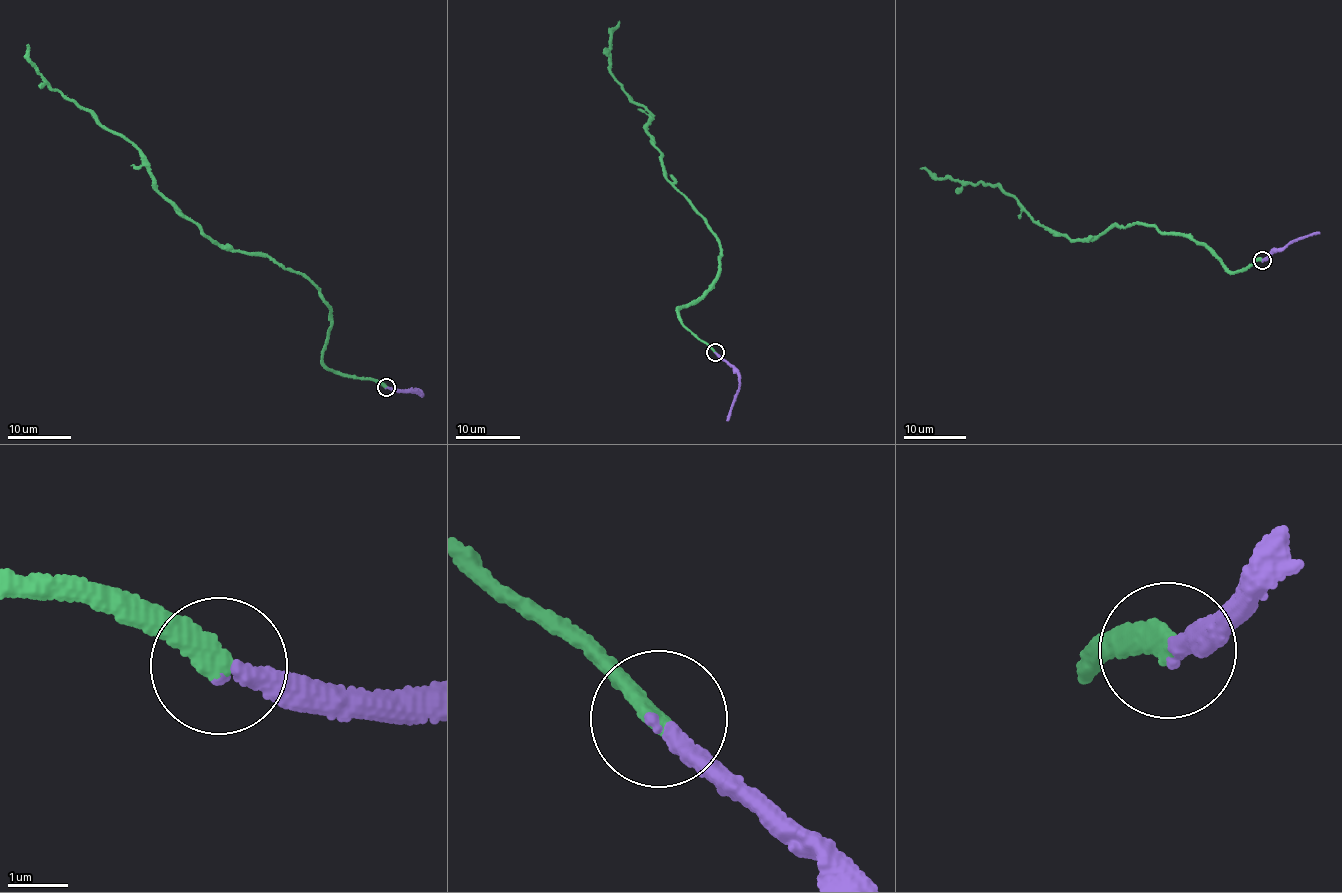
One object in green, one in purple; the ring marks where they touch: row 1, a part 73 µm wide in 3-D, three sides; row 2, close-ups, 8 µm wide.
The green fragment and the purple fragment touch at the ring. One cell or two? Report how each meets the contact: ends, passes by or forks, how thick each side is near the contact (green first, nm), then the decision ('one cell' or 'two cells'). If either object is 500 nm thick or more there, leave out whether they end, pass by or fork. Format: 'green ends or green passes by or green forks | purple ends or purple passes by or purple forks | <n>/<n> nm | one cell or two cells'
green ends | purple ends | 360/260 nm | one cell

